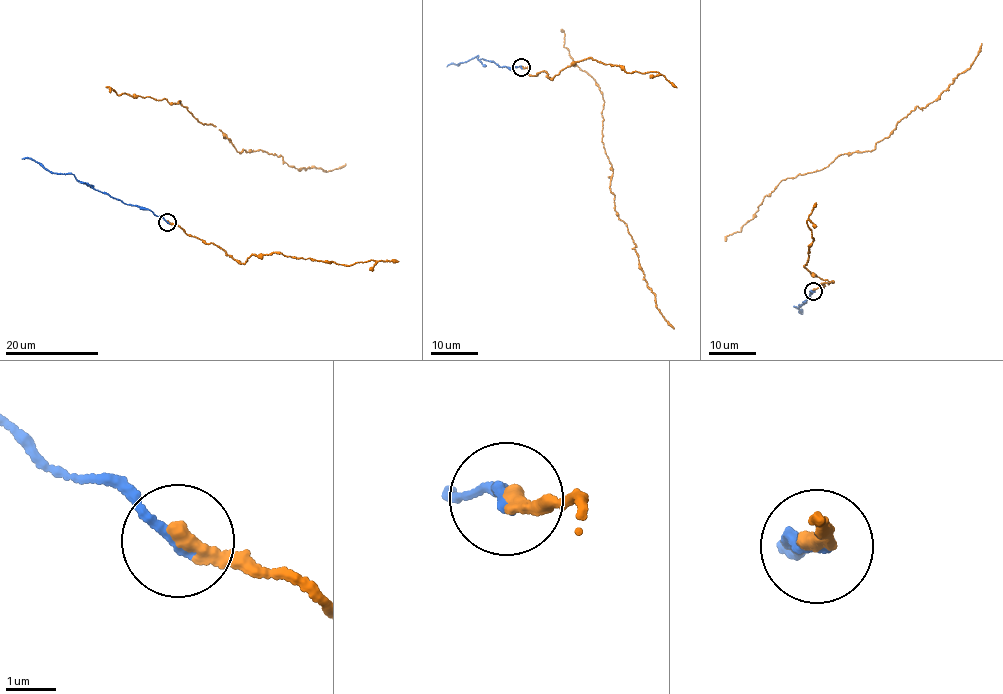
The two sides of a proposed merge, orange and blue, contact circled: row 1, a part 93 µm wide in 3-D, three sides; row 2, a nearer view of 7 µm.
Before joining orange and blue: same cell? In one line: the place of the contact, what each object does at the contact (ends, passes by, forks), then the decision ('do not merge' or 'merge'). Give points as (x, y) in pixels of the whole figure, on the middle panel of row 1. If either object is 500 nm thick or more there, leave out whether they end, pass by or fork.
at (521, 67); orange ends there; blue ends there; merge

